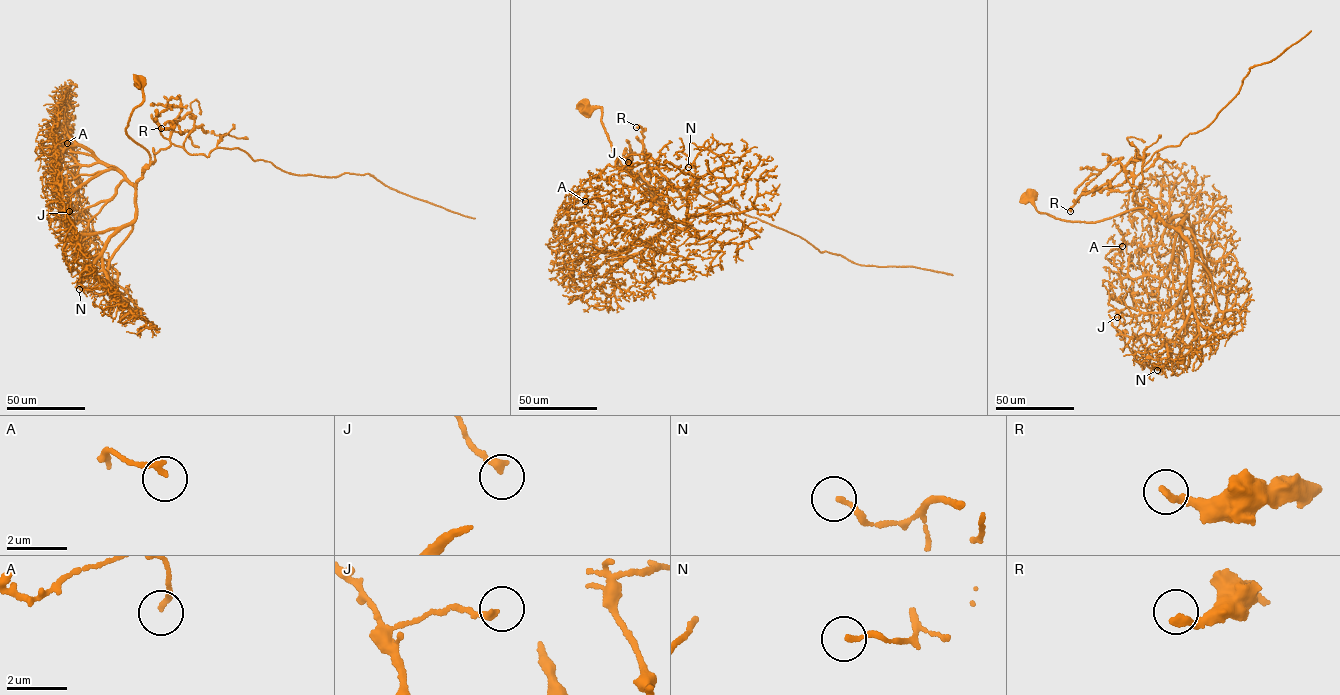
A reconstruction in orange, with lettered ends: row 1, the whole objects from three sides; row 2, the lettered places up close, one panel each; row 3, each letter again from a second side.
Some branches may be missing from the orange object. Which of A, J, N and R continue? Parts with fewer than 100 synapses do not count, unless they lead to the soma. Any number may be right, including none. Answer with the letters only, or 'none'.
none

